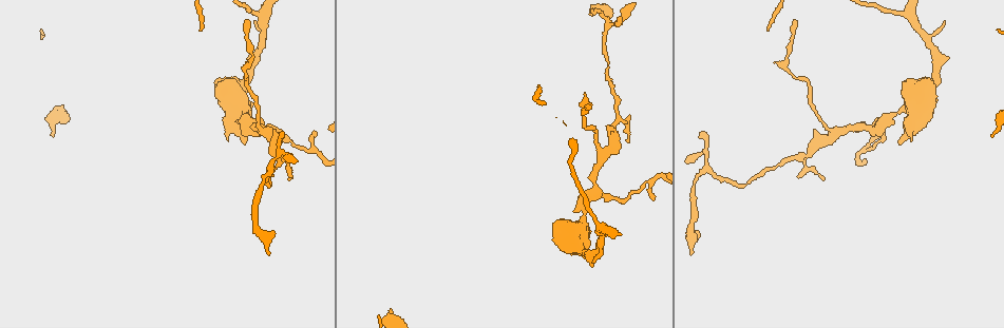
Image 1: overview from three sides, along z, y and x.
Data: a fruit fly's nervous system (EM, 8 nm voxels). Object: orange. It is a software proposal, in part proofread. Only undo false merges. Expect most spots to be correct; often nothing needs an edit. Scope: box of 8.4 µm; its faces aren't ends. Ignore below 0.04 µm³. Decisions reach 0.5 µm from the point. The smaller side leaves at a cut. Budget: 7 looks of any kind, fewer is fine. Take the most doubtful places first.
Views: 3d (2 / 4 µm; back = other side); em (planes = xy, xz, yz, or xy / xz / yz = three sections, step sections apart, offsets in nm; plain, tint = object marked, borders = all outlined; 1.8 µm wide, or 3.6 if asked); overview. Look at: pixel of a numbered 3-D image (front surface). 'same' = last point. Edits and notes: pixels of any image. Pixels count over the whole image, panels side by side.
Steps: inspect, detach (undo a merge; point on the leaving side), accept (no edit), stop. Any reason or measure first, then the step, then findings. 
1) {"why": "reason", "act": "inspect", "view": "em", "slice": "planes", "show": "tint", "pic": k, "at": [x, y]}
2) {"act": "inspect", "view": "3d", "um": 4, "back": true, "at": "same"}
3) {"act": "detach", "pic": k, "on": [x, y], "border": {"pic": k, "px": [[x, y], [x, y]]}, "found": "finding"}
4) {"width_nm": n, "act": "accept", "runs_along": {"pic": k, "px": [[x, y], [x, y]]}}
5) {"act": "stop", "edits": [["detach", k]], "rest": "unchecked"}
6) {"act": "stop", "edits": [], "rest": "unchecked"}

{"act": "inspect", "view": "3d", "um": 2, "pic": 1, "at": [595, 192]}

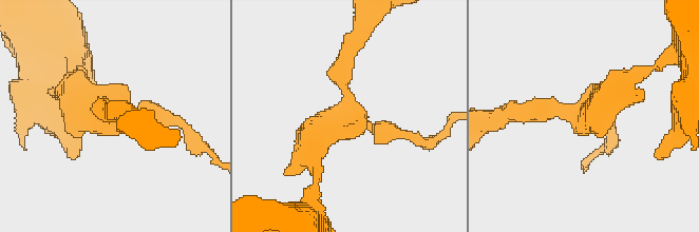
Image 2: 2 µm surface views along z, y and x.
{"arms": 3, "why": "need the tissue", "act": "inspect", "view": "em", "slice": "planes", "show": "borders", "pic": 2, "at": [348, 113]}

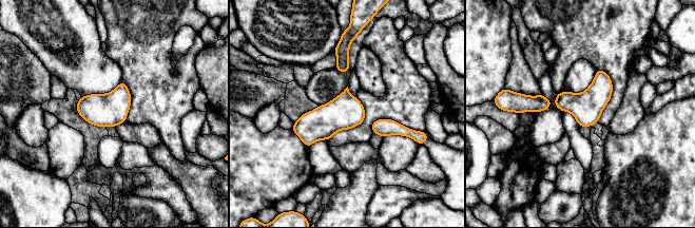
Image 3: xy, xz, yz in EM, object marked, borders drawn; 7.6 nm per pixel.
{"width_nm": 240, "act": "accept", "found": "one neuron here"}

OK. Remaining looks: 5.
{"why": "sharp bend", "act": "inspect", "view": "em", "slice": "planes", "show": "tint", "pic": 1, "at": [609, 21]}

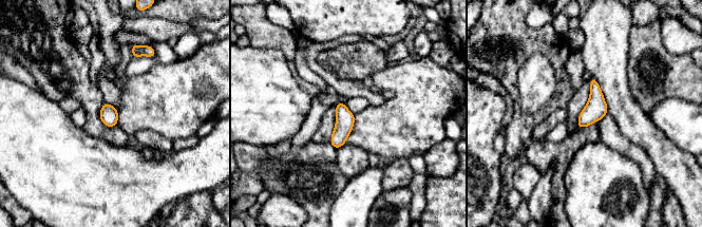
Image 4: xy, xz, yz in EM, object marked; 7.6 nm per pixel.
{"act": "accept", "found": "continuous, no second neuron"}

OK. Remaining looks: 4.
{"why": "thick turns thin", "act": "inspect", "view": "3d", "um": 4, "pic": 1, "at": [799, 160]}

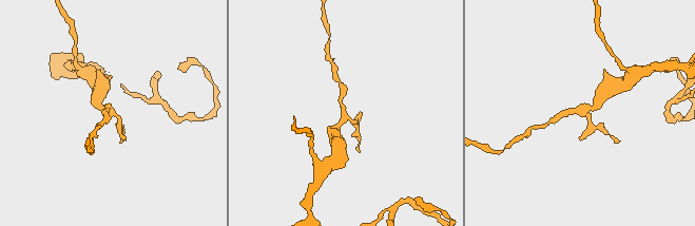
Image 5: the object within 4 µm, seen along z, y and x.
{"act": "inspect", "view": "em", "slice": "yz", "step": 16, "show": "tint", "pic": 5, "at": [109, 111]}

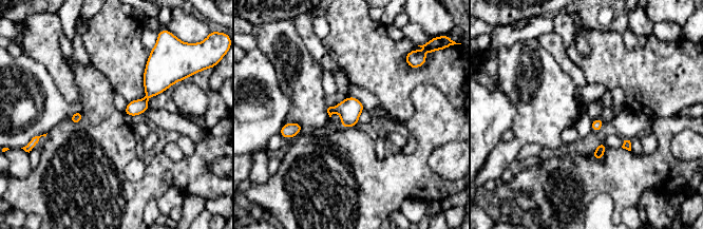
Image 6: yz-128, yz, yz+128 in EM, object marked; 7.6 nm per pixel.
{"width_nm": 50, "act": "accept", "found": "one neuron here"}

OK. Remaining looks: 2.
{"act": "stop", "edits": [], "rest": "unchecked"}

